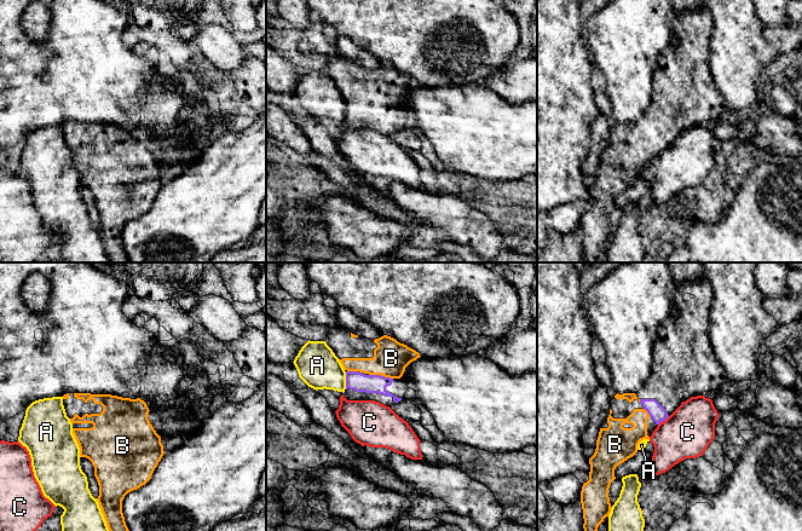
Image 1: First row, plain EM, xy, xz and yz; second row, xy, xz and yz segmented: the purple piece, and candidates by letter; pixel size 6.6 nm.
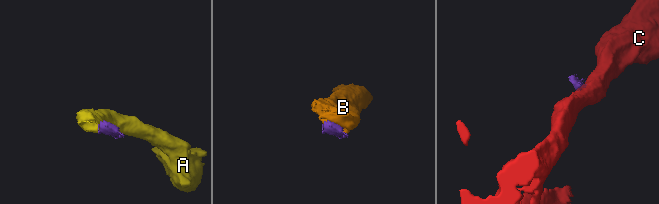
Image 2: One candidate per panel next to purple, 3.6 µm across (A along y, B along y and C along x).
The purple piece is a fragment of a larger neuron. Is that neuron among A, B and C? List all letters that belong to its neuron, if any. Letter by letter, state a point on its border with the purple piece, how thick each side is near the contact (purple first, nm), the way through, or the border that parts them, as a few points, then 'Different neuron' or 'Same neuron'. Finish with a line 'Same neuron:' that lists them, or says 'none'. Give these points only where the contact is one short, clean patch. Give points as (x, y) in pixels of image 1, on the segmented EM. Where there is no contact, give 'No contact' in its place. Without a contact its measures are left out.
A: Touches purple at xz (346, 380). Thickness 130 nm (purple) against 280 nm. Boundary: xz (345, 371), (346, 388). Different neuron
B: Touches purple at xz (380, 375). Thickness 130 nm (purple) against 240 nm. Same neuron
C: Touches purple at yz (663, 420). Thickness 110 nm (purple) against 320 nm. Boundary: yz (669, 416), (658, 425). Different neuron
Same neuron: B

